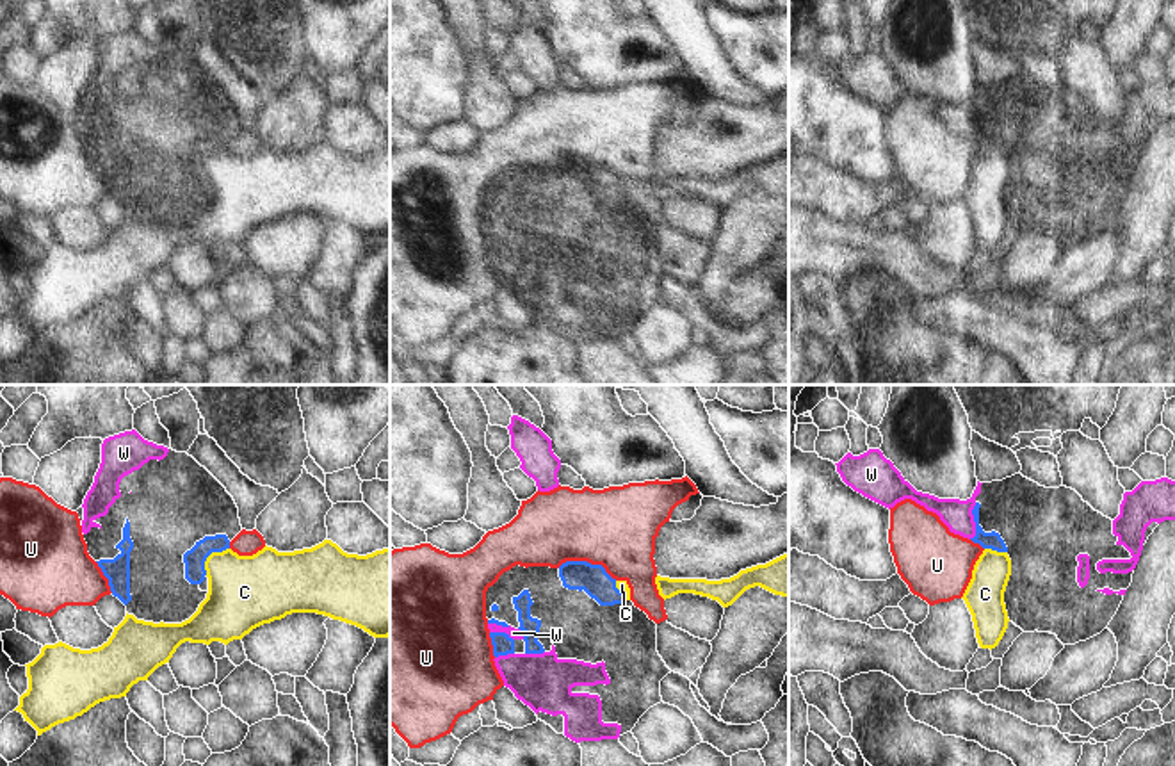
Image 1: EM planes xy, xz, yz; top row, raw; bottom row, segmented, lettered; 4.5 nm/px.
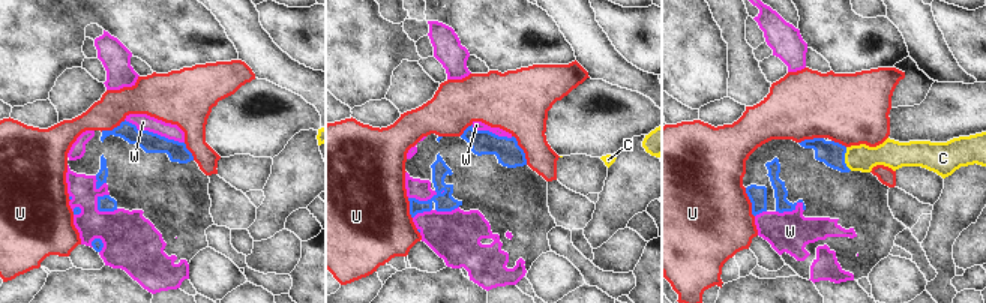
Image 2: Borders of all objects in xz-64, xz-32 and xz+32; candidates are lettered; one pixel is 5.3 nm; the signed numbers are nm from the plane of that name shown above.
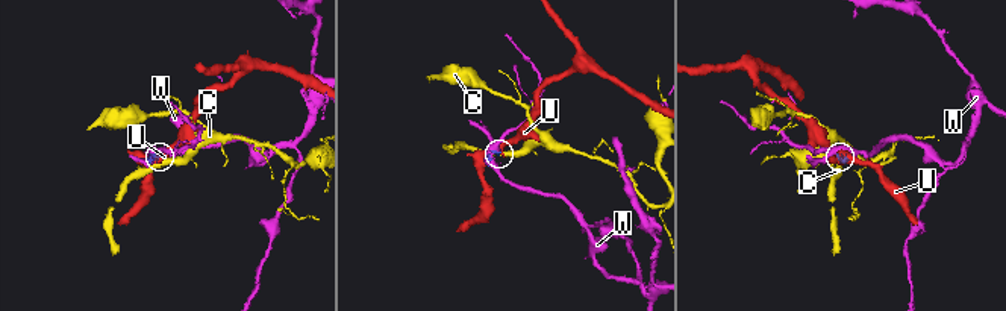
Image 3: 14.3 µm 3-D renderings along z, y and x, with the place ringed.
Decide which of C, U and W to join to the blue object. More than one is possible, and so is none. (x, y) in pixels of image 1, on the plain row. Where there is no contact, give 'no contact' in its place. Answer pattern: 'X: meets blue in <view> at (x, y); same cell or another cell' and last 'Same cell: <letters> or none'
C: meets blue in xy at (209, 155); another cell
U: meets blue in xz at (586, 162); same cell
W: meets blue in yz at (974, 122); another cell
Same cell: U

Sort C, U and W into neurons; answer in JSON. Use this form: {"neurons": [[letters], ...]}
{"neurons": [["C"], ["U"], ["W"]]}

